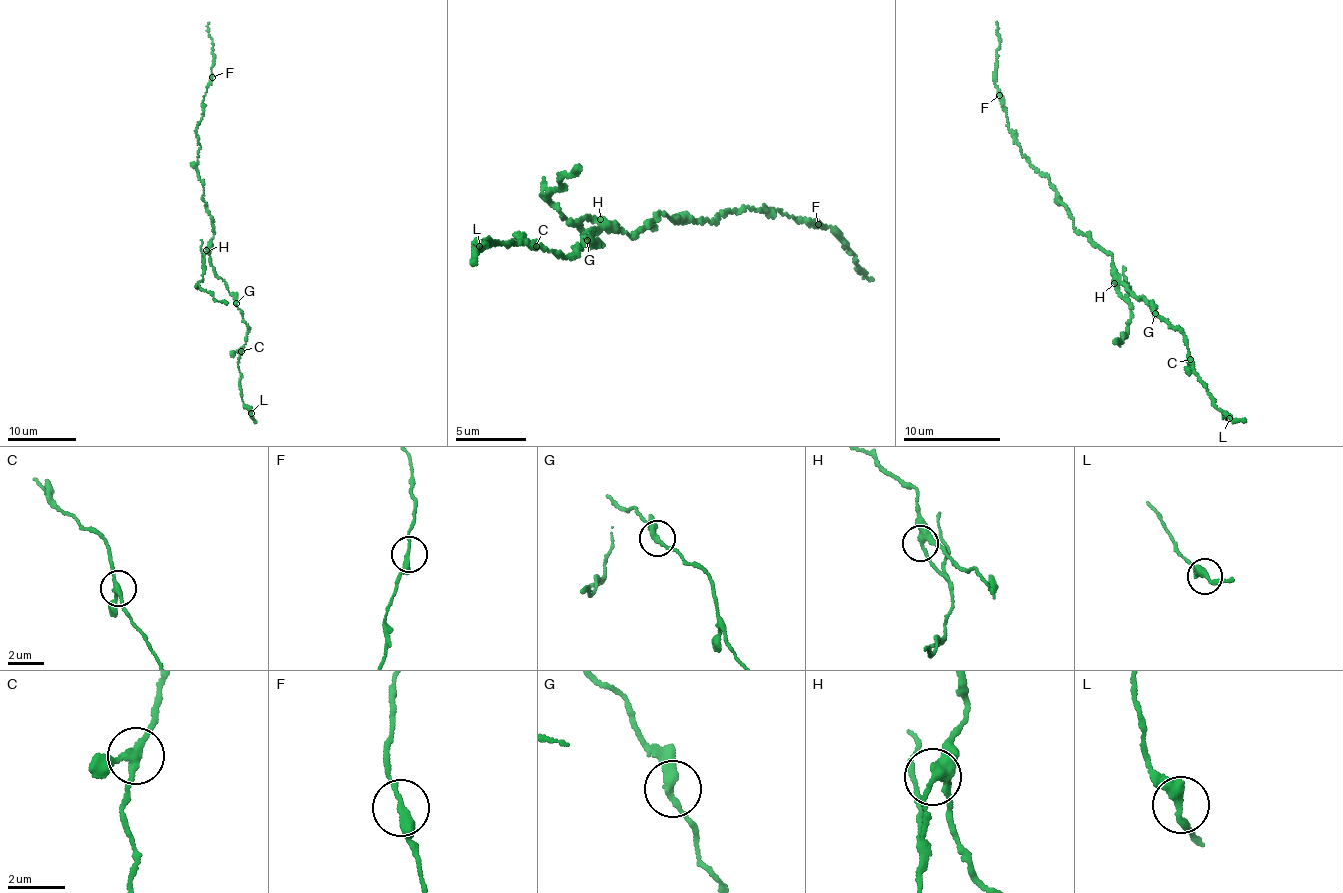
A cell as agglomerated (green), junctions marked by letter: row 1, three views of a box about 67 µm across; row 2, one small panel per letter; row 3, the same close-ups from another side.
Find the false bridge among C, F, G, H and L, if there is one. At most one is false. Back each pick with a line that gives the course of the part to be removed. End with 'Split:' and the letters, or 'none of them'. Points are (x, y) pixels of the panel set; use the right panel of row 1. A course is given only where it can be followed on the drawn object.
H: Course of the part to remove: (1114, 283), (1119, 295), (1130, 305), (1130, 319), (1128, 331), (1120, 343), (1113, 342)
Split: H

